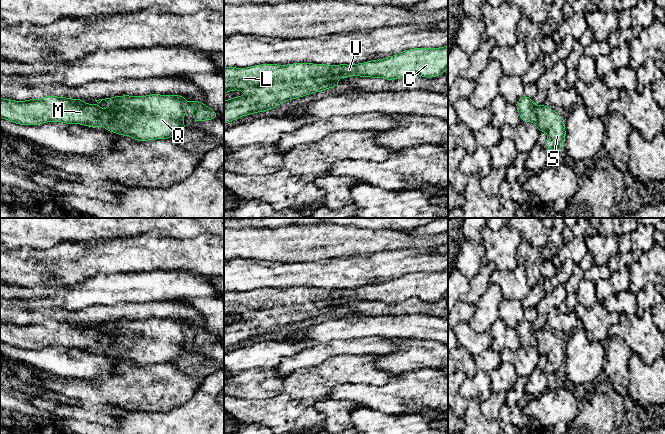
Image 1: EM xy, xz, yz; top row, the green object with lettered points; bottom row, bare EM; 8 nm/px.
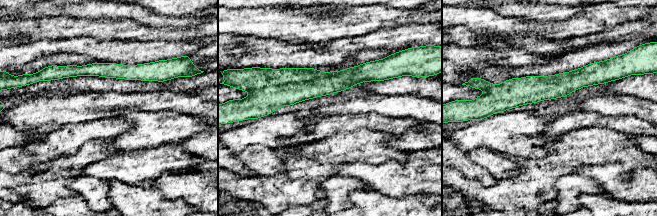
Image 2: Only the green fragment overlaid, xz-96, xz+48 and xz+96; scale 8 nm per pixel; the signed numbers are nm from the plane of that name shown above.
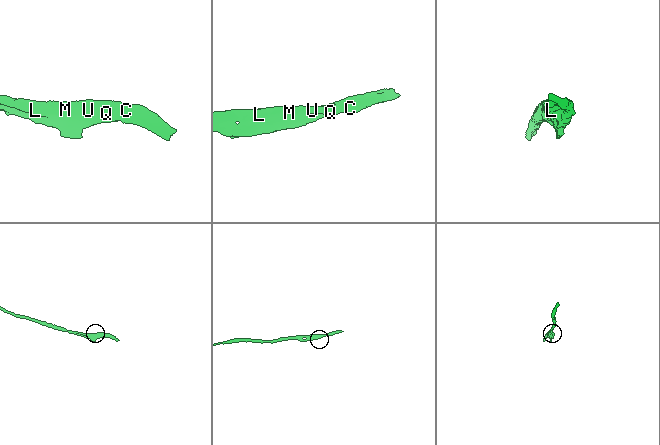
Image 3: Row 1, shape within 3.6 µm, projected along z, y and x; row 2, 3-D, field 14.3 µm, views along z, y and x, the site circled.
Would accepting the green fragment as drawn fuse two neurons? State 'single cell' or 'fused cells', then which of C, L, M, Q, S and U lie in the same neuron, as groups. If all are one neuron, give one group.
single cell; C L M Q S U

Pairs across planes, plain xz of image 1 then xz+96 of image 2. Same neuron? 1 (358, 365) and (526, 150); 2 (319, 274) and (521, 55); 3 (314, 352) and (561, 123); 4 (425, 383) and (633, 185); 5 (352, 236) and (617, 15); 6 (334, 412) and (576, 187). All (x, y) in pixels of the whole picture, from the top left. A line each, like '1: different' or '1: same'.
1: different
2: same
3: same
4: same
5: same
6: same

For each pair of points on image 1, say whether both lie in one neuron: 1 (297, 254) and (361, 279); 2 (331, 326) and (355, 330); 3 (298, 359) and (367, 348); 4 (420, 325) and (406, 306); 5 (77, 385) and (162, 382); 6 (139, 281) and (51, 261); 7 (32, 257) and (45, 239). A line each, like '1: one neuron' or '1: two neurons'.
1: two neurons
2: one neuron
3: one neuron
4: two neurons
5: one neuron
6: two neurons
7: two neurons

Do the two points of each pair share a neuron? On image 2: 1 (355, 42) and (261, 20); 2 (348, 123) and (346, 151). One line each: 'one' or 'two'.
1: two
2: two

